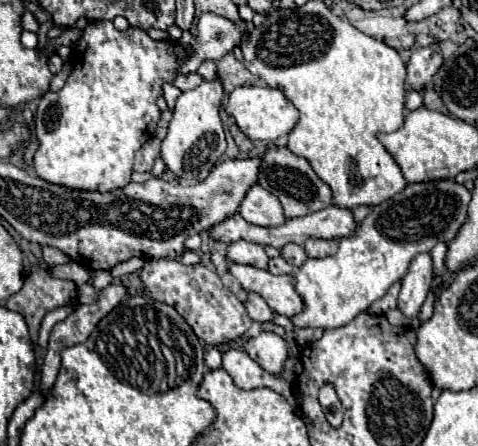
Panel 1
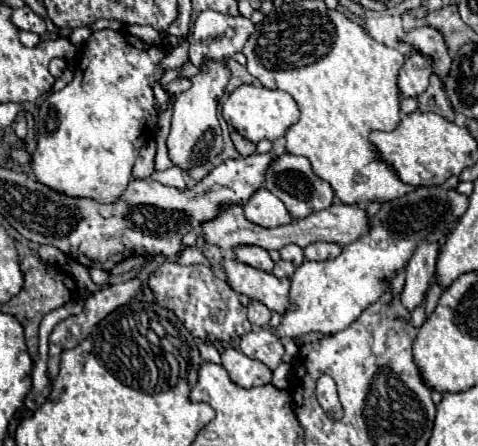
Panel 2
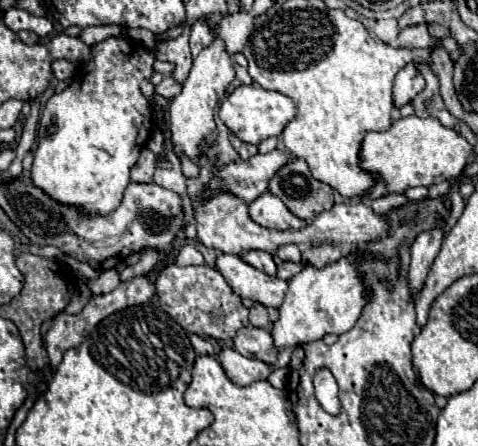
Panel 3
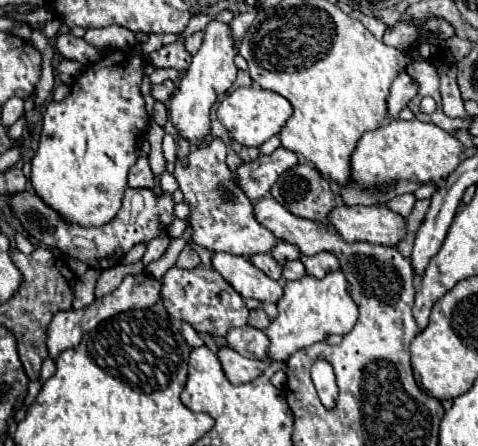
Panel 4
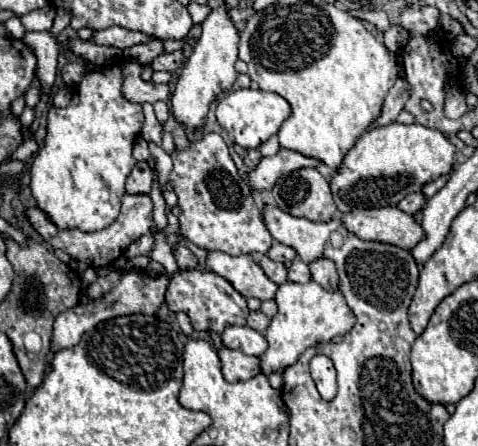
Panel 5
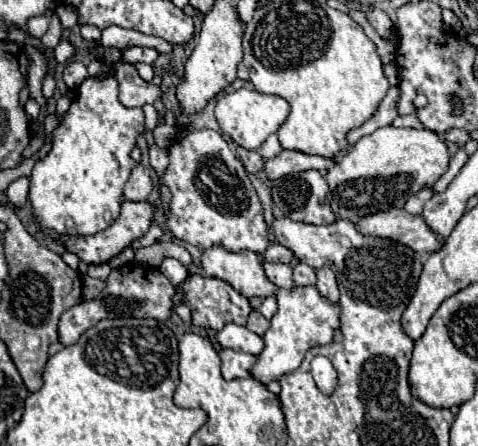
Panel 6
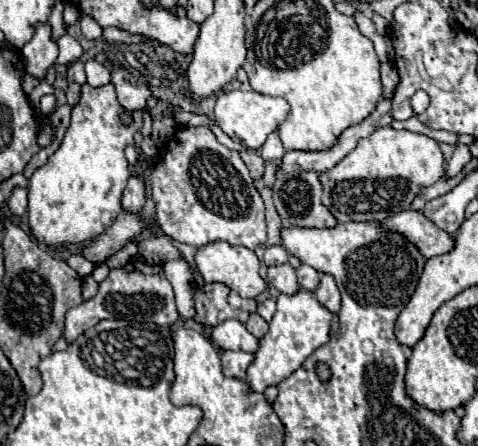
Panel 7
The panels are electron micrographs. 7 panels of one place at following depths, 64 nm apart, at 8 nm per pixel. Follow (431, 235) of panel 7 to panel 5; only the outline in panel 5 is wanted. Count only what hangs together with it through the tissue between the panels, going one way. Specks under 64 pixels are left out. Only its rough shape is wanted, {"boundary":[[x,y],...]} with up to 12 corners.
{"boundary":[[400,208],[352,210],[344,226],[362,240],[412,250],[426,234]]}

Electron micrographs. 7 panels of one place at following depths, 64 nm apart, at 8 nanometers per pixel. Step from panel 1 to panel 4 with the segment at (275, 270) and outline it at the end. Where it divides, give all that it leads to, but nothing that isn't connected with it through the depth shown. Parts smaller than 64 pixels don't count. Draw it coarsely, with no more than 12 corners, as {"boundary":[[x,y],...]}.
{"boundary":[[300,260],[288,262],[282,270],[284,280],[300,280],[306,268]]}

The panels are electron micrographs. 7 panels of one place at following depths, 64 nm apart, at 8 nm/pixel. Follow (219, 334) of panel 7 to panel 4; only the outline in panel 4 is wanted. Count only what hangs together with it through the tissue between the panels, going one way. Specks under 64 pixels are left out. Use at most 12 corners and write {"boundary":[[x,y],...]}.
{"boundary":[[252,326],[232,328],[226,342],[248,358],[266,360],[268,336]]}

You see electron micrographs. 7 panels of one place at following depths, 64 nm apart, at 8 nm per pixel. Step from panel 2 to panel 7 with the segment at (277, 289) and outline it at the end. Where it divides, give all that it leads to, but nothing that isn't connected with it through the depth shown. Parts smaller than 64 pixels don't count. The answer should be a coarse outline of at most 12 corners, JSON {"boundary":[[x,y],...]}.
{"boundary":[[208,242],[194,262],[204,282],[242,298],[266,288],[260,260],[244,246]]}

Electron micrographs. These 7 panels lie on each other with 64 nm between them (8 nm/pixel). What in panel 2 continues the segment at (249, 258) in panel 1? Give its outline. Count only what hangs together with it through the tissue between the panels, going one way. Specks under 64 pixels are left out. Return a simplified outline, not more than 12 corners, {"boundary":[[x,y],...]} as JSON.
{"boundary":[[234,248],[234,258],[264,272],[274,270],[274,262],[264,248]]}

